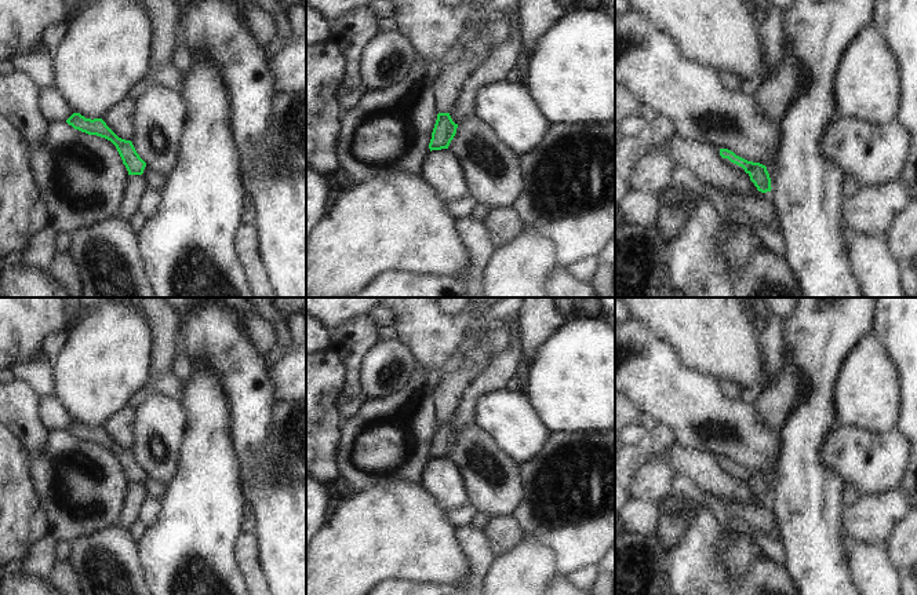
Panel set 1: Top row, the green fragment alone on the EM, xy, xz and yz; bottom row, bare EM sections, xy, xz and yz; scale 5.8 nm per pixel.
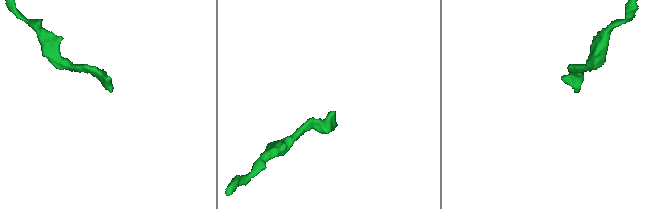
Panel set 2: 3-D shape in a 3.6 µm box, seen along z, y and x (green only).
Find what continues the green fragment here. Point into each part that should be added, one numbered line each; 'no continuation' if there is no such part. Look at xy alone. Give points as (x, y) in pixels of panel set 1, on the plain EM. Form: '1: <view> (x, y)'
1: xy (155, 489)

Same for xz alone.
1: xz (502, 367)

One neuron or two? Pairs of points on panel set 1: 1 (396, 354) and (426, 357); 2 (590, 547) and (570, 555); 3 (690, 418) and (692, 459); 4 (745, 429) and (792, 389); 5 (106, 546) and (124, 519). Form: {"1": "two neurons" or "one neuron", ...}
{"1": "two neurons", "2": "one neuron", "3": "two neurons", "4": "two neurons", "5": "two neurons"}

